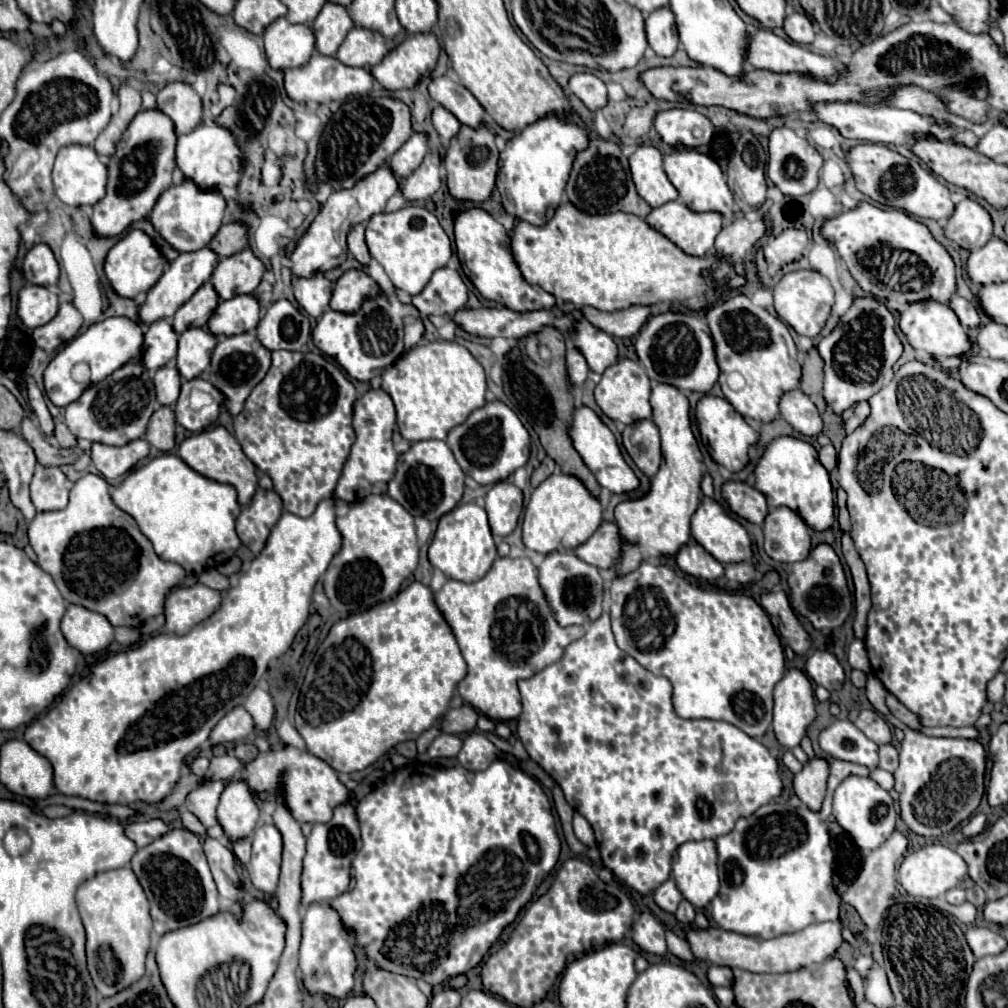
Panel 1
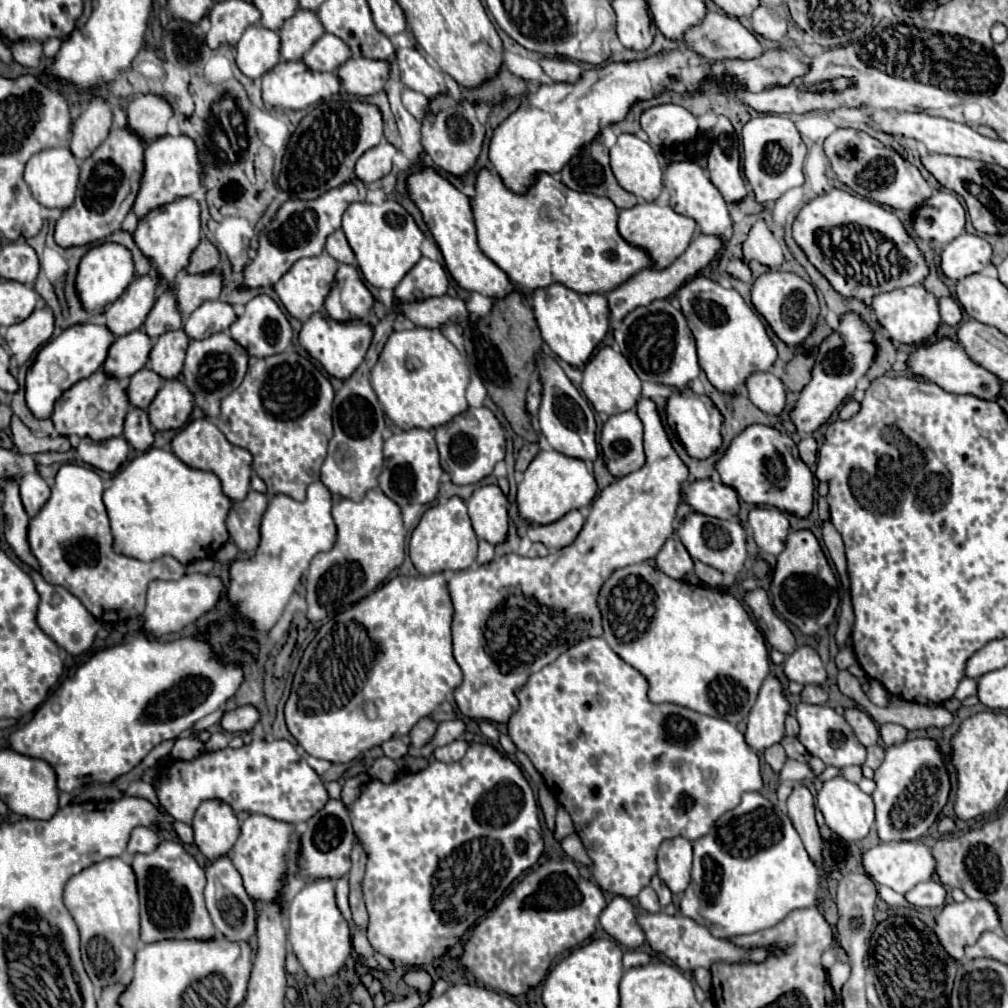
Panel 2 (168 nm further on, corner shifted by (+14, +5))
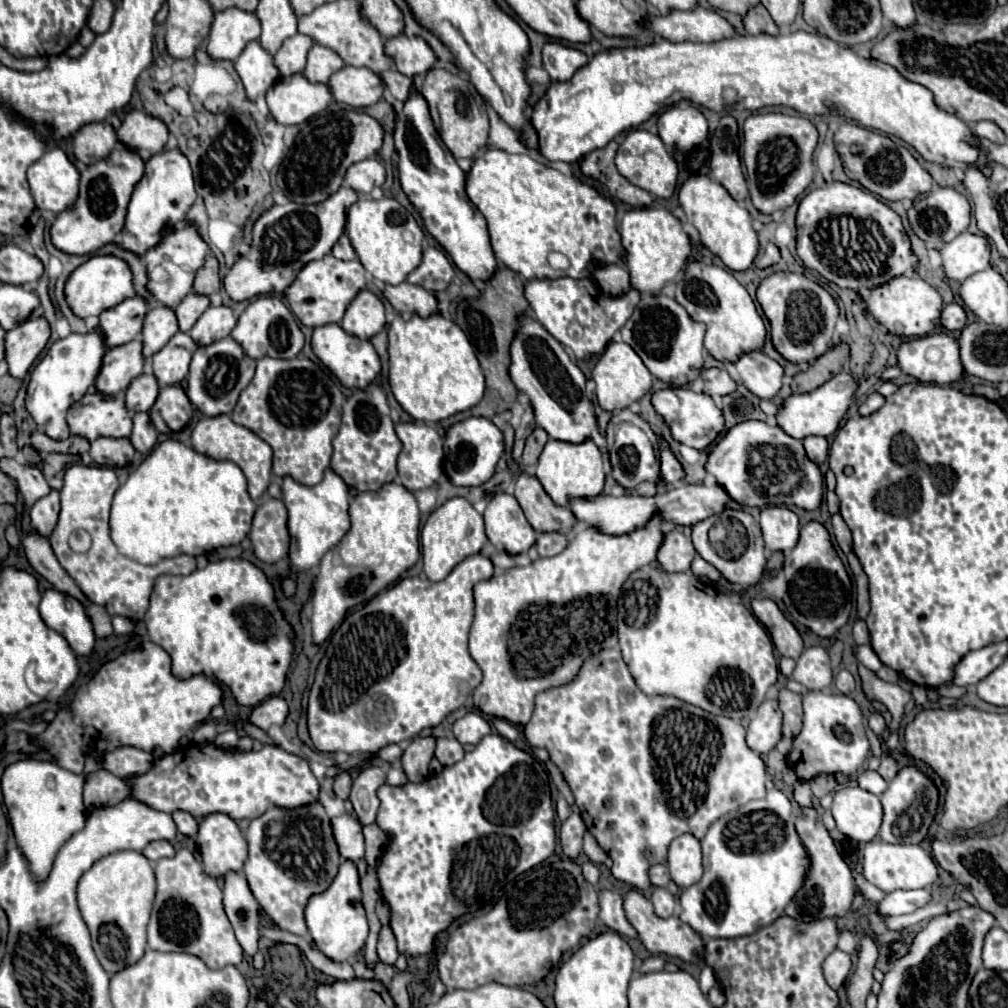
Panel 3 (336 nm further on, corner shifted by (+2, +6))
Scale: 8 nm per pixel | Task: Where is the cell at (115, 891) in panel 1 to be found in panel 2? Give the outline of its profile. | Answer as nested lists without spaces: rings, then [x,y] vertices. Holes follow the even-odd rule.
[[[112,857],[86,867],[66,883],[64,905],[80,929],[82,961],[94,987],[118,983],[122,973],[132,967],[140,939],[136,877],[130,865],[120,857]]]

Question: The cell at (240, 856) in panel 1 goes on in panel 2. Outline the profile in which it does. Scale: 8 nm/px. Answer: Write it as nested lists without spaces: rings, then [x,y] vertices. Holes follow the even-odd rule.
[[[222,855],[216,861],[212,861],[212,865],[206,867],[204,871],[206,871],[206,879],[208,879],[208,883],[206,883],[206,907],[210,911],[210,917],[214,921],[216,931],[222,933],[224,937],[230,937],[230,941],[250,939],[256,931],[254,901],[246,893],[246,889],[242,885],[242,877],[236,871],[232,859],[228,855]]]

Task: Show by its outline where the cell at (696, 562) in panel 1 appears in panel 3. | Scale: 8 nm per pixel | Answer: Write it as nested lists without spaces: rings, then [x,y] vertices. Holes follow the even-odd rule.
[[[666,528],[656,560],[666,572],[688,572],[694,554],[692,542],[680,530]]]

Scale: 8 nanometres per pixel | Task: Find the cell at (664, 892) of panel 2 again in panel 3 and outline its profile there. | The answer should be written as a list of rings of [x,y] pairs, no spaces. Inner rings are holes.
[[[654,864],[648,868],[648,878],[654,886],[666,886],[670,882],[670,872],[664,864]]]

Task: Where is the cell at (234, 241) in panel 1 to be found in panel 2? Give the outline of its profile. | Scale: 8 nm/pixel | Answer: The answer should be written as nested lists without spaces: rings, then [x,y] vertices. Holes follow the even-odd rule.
[[[202,237],[200,245],[190,255],[190,263],[188,263],[186,271],[188,273],[206,273],[206,271],[216,269],[218,263],[220,263],[220,251],[216,249],[216,245],[212,241]]]

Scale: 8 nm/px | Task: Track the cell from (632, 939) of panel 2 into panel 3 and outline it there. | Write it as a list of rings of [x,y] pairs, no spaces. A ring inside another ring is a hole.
[[[598,890],[598,904],[600,904],[600,912],[598,918],[600,922],[604,922],[610,930],[628,936],[628,938],[636,938],[638,934],[634,932],[634,928],[630,928],[630,922],[626,920],[626,914],[622,912],[622,896],[610,890]]]

